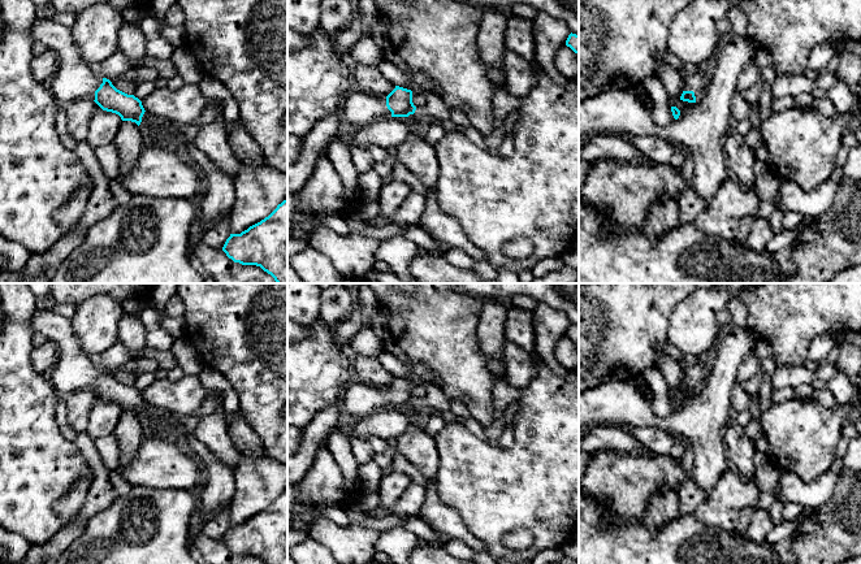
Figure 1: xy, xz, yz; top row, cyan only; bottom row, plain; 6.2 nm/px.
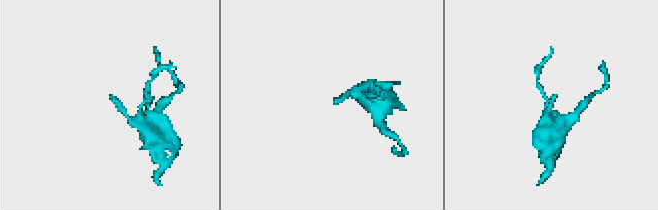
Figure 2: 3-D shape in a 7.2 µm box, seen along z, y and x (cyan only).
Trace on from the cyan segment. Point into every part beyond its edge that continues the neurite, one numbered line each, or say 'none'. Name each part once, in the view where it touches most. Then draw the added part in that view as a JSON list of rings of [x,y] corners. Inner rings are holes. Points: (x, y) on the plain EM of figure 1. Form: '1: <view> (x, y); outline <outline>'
1: xy (76, 371); outline [[[36,308],[31,326],[34,333],[43,334],[57,346],[57,365],[48,377],[57,394],[65,398],[82,390],[95,391],[103,368],[83,351],[70,320],[53,311]]]

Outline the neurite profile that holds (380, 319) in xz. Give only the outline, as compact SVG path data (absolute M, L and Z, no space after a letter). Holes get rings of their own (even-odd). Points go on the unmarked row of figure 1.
M377 301L376 311L371 316L372 324L371 329L381 339L390 339L389 324L390 324L390 312L380 301Z

